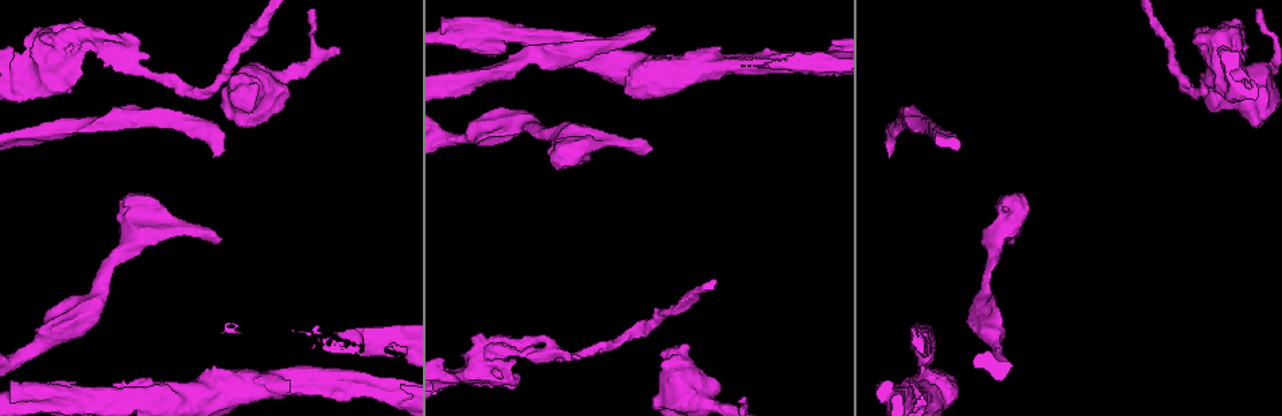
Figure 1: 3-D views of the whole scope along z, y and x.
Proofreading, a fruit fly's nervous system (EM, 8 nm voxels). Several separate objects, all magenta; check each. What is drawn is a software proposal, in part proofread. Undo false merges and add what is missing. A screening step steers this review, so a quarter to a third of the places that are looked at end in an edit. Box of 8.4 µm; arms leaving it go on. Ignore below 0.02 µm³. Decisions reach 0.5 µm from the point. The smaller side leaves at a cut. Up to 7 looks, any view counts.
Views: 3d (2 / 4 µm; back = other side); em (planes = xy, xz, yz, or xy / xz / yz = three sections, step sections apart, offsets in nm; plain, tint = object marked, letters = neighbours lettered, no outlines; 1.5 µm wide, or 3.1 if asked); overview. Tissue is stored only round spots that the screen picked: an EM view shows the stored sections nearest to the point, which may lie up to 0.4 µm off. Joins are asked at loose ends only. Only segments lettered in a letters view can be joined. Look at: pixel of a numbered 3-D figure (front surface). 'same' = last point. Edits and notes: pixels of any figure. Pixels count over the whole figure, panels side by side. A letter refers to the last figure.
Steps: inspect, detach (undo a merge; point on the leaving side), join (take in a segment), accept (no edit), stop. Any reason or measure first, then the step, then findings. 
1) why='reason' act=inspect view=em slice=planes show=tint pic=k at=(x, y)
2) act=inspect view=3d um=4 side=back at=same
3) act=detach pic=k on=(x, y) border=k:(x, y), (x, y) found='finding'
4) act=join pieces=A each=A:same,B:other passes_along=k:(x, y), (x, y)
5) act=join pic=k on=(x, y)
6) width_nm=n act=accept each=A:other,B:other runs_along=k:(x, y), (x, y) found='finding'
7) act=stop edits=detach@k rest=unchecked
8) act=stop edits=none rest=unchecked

why='thick end' act=inspect view=em slice=planes show=letters pic=1 at=(128, 194)

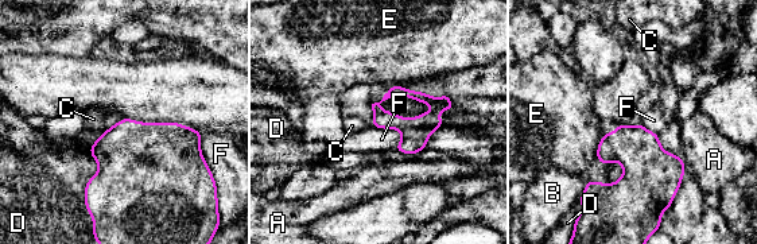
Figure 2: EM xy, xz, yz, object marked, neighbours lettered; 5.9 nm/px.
act=accept each=A:other,B:other,C:other,D:other,E:other,F:other border=2:(371, 124), (396, 128), (400, 142) found='none of them fits'

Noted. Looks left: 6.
why='branch stops here' act=inspect view=3d um=4 pic=1 at=(220, 154)

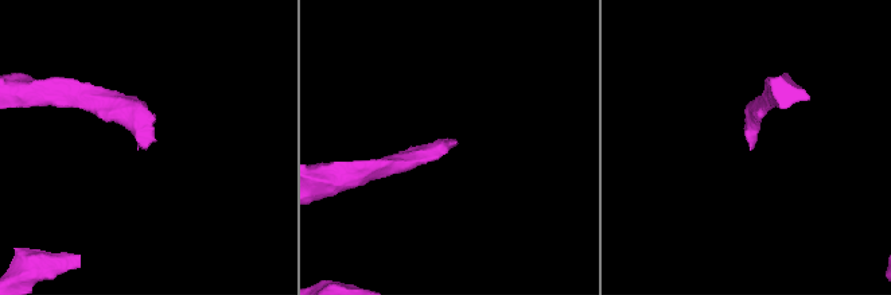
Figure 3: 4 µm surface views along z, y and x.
why='need the tissue' act=inspect view=em slice=xz step=4 show=plain pic=3 at=(144, 147)

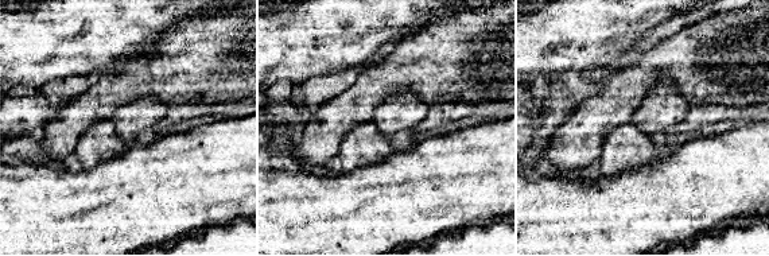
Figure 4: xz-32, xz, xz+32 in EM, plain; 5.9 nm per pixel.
act=inspect view=em slice=xz step=4 show=letters at=same

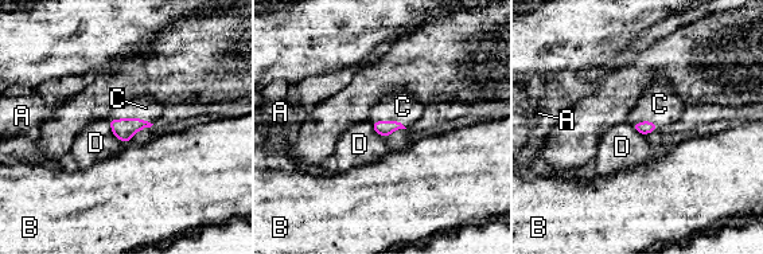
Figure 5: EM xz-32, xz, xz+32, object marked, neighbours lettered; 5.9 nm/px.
longest_contact=C:280nm act=join pieces=C each=A:other,B:other,C:same,D:other found='it goes on there'

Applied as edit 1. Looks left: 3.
why='an open end' act=inspect view=3d um=2 pic=1 at=(1011, 241)

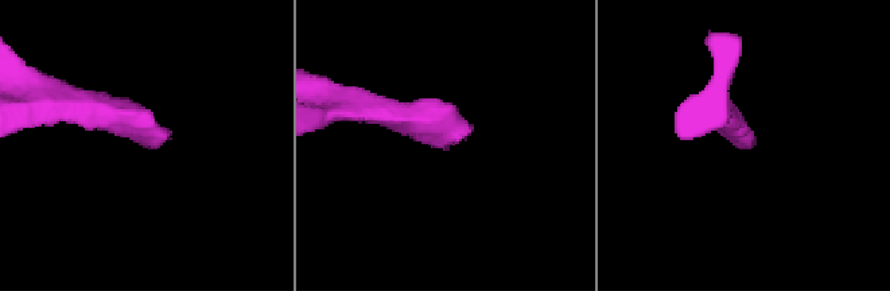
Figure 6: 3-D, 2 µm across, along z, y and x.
why='now the EM' act=inspect view=em slice=xz step=8 show=letters pic=6 at=(730, 140)

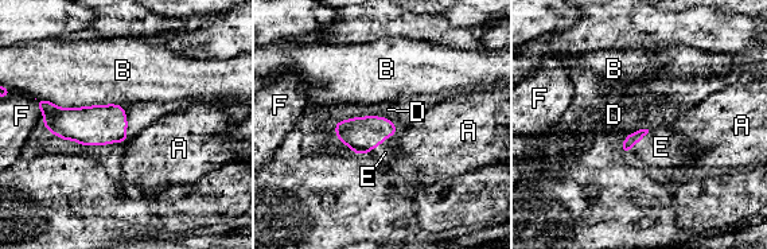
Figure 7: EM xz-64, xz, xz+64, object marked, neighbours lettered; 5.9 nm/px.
act=inspect view=em slice=planes show=letters at=same

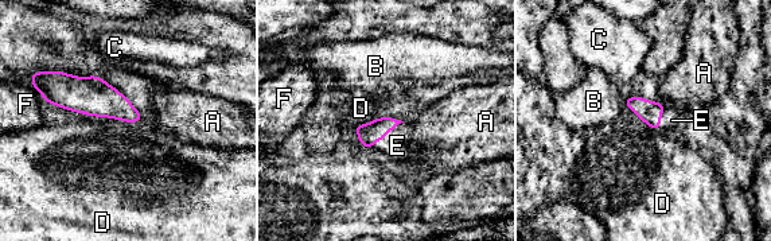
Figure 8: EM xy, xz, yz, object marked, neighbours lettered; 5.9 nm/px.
longest_contact=D:320nm act=join pieces=E each=A:other,B:other,C:other,D:other,E:same,F:other passes_along=8:(377, 129), (385, 136), (397, 146) found='it goes on there'

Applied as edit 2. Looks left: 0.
act=stop edits=join@5,join@8 rest=unchecked

